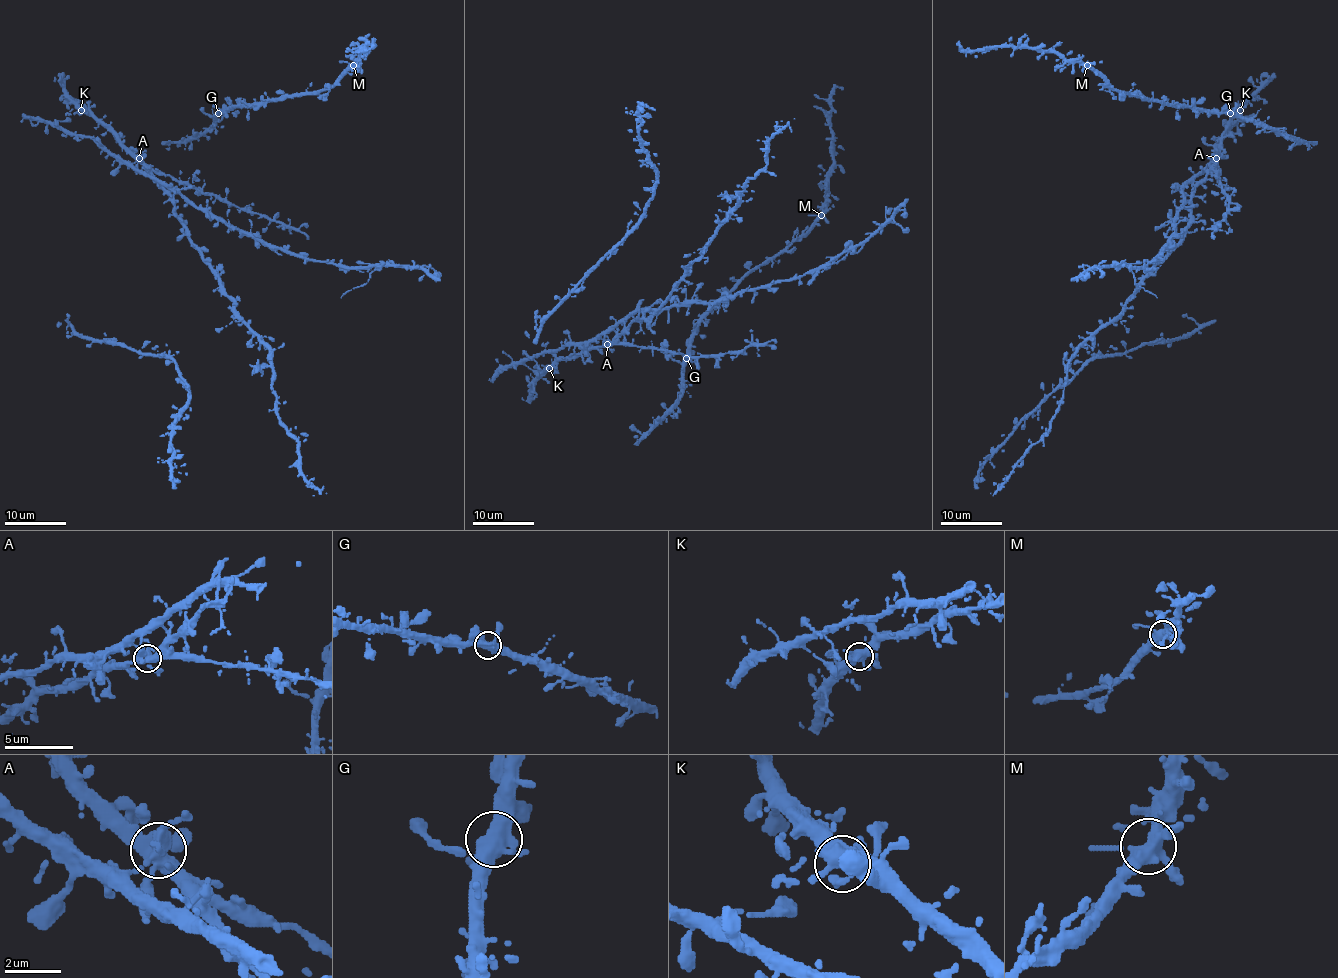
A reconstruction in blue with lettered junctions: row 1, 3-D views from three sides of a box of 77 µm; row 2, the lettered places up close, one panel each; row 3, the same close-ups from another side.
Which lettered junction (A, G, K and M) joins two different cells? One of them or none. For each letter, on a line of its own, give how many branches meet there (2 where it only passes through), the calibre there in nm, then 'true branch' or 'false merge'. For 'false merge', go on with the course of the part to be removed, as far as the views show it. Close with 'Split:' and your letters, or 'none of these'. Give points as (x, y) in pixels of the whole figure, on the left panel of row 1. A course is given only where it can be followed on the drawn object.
A: 7 | 460 nm | true branch
G: 5 | 400 nm | true branch
K: 7 | 420 nm | true branch
M: 6 | 420 nm | true branch
Split: none of these

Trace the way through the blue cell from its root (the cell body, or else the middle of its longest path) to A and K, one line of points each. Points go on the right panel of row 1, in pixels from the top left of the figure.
A: (1215, 172), (1217, 158)
K: (1215, 172), (1220, 138), (1229, 124), (1229, 118), (1240, 110)

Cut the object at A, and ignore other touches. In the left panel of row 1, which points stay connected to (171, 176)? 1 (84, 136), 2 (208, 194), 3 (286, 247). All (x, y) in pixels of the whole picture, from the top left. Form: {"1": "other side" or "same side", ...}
{"1": "other side", "2": "same side", "3": "other side"}

